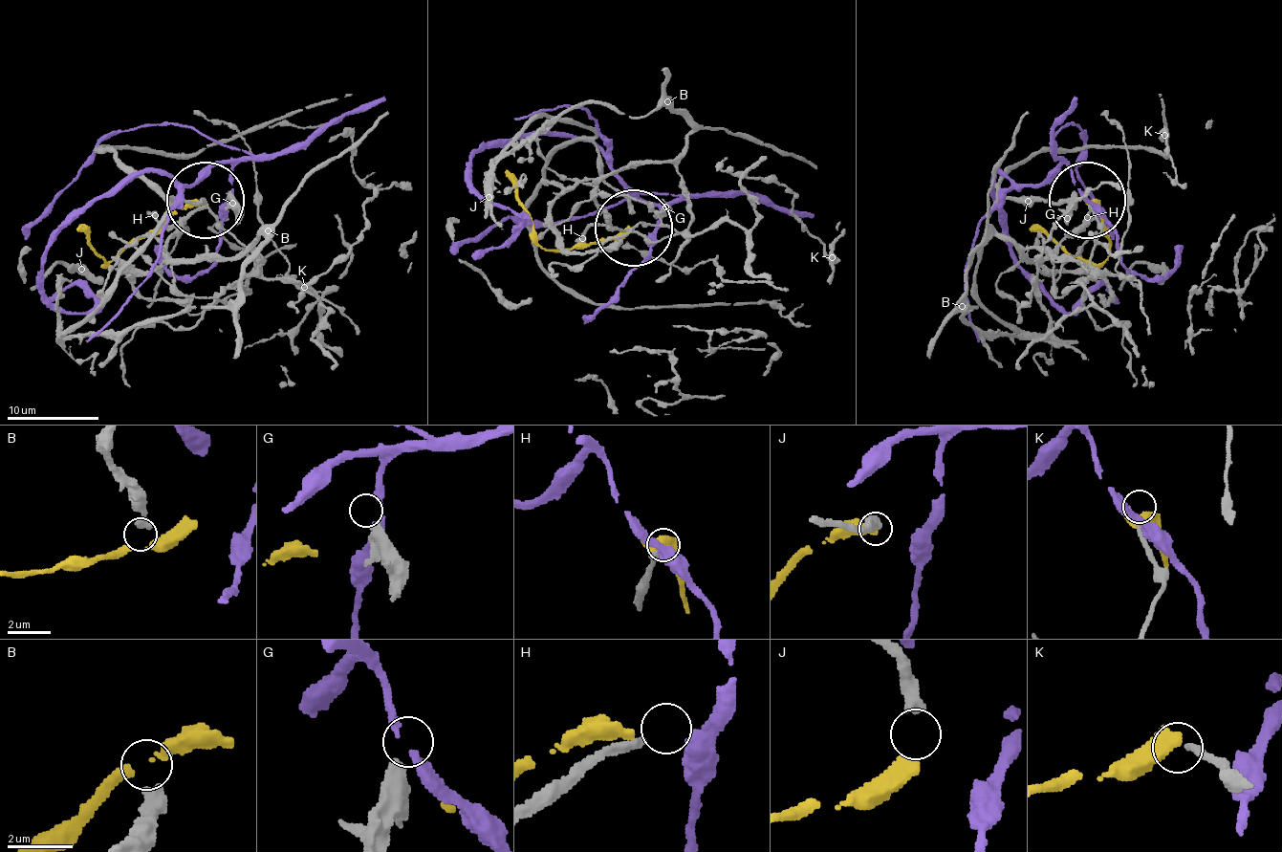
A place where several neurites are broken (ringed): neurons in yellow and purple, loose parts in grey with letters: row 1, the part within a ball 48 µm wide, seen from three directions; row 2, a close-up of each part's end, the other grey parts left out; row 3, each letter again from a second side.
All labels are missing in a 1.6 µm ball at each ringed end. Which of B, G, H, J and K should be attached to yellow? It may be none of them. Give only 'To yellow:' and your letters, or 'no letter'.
To yellow: J

